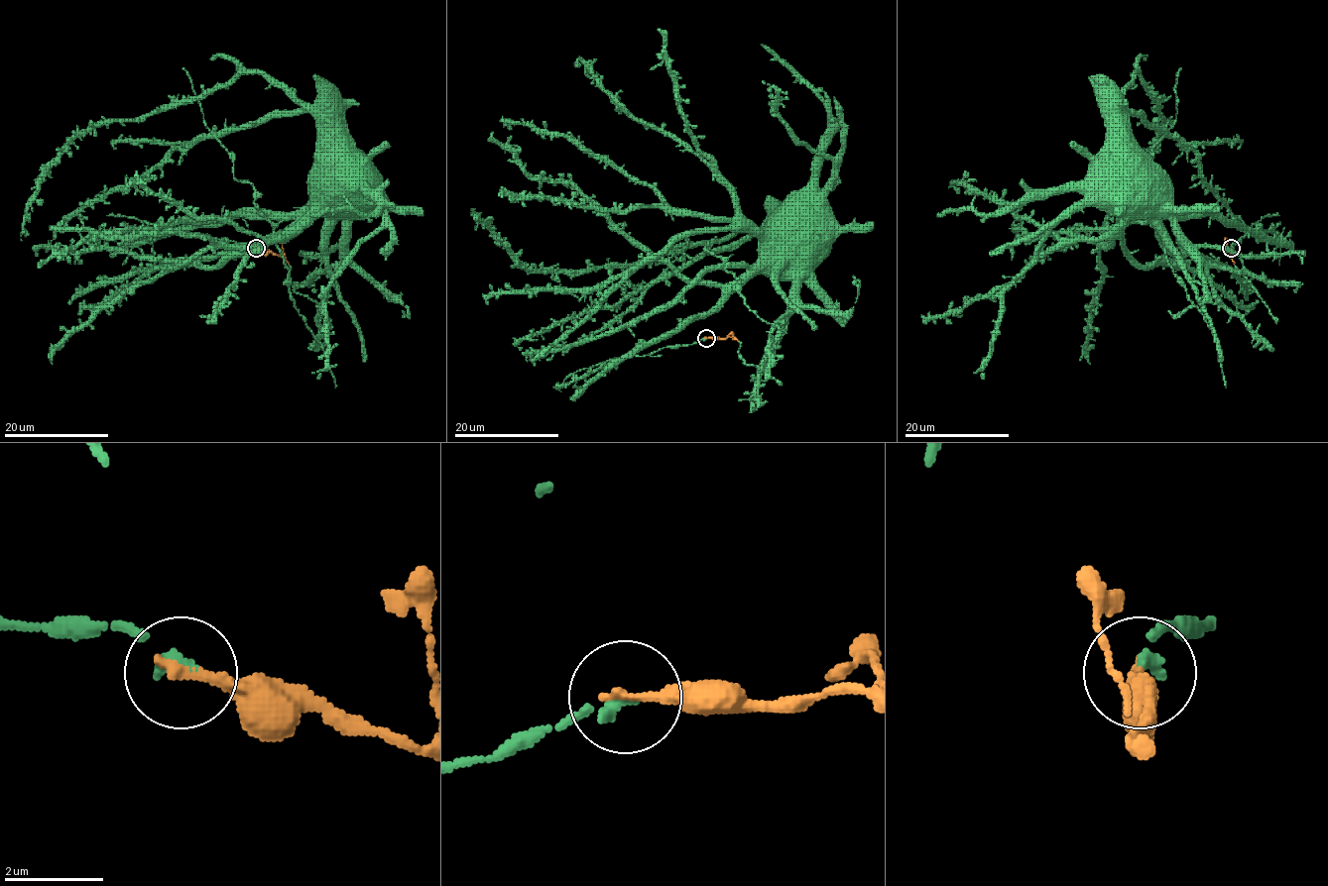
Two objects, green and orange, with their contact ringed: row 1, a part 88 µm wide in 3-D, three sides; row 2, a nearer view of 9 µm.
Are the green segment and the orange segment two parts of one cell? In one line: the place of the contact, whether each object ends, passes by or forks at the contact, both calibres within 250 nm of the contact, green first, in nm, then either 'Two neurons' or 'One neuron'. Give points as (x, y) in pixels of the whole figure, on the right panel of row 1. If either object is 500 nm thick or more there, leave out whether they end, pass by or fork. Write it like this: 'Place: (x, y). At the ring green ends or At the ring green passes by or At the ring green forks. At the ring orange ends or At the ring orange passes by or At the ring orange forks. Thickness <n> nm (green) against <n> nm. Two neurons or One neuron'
Place: (1231, 248). At the ring green ends. At the ring orange ends. Thickness 240 nm (green) against 240 nm. One neuron

